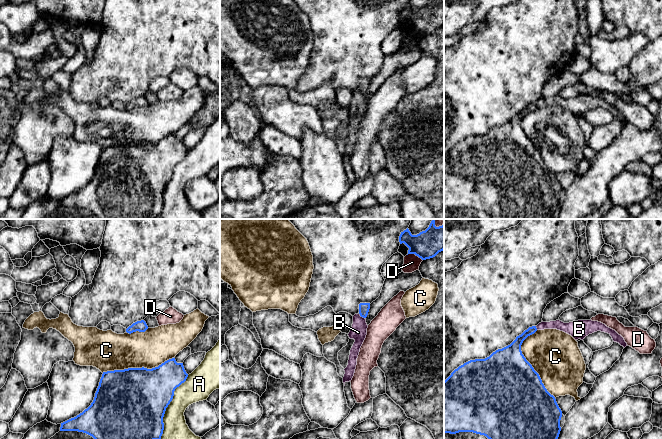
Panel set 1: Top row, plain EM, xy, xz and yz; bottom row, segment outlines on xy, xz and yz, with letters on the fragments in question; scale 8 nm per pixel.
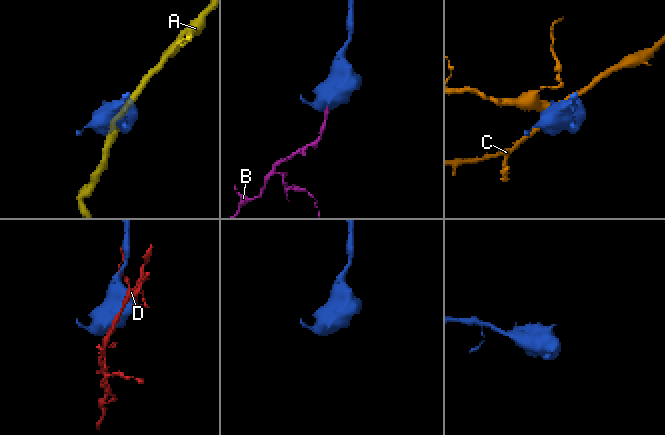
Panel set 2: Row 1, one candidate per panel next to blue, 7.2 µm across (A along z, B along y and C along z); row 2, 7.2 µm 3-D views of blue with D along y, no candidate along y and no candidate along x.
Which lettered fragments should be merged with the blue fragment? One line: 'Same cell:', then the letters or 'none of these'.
Same cell: B

